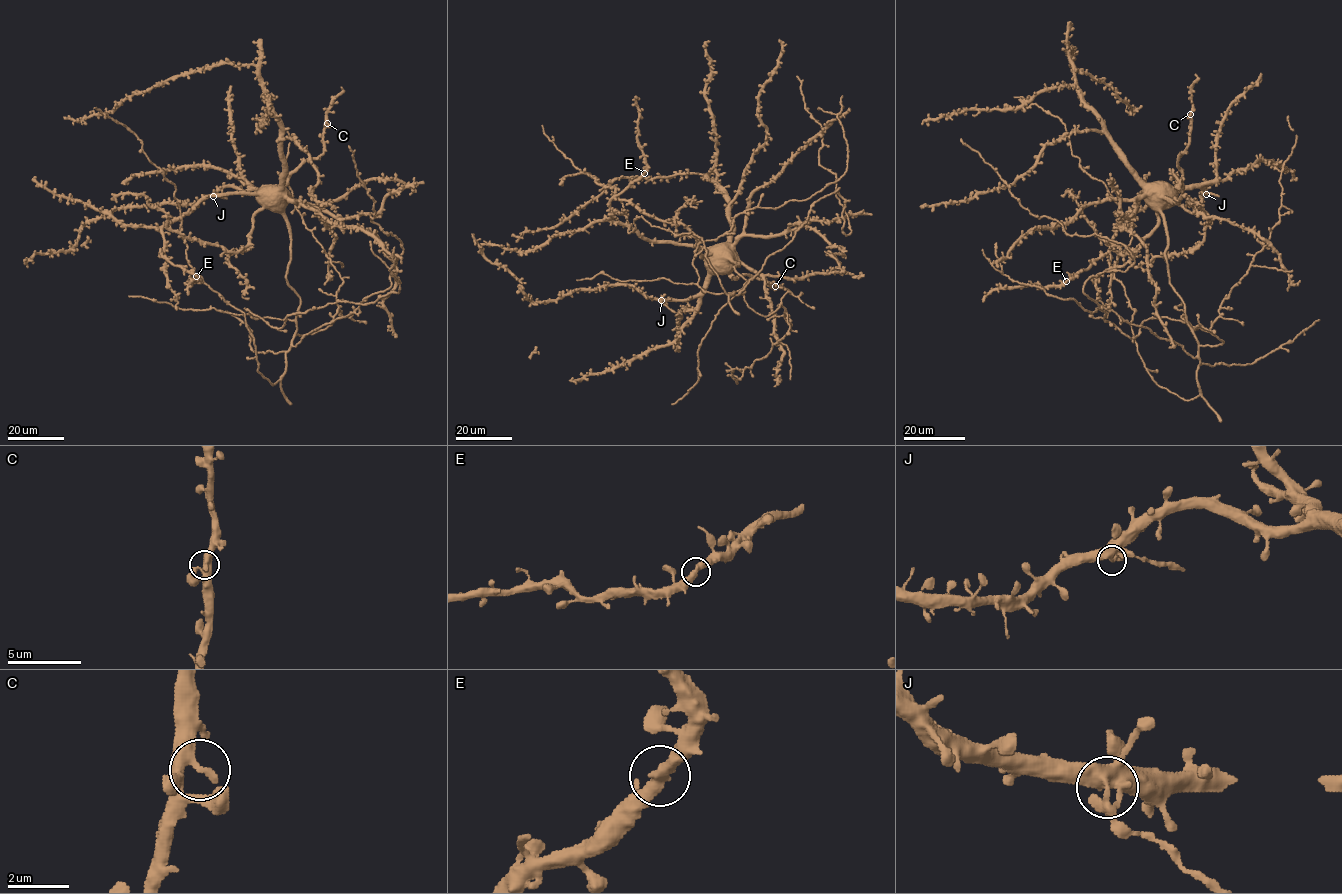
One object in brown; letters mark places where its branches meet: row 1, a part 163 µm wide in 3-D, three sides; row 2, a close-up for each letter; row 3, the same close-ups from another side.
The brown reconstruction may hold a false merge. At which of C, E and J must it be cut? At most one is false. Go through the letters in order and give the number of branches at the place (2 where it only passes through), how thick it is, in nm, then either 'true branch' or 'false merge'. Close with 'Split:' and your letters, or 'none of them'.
C: 2 | 360 nm | true branch
E: 2 | 420 nm | true branch
J: 2 | 400 nm | false merge
Split: J

